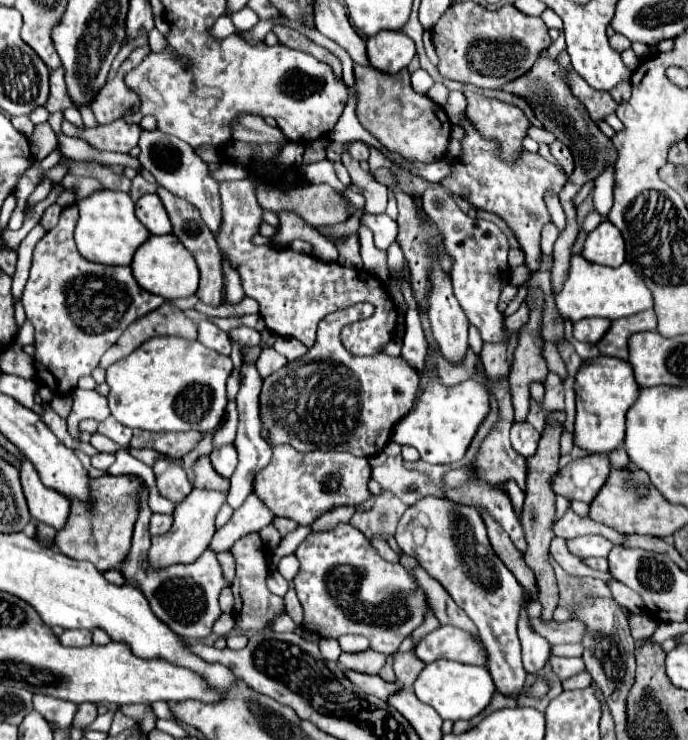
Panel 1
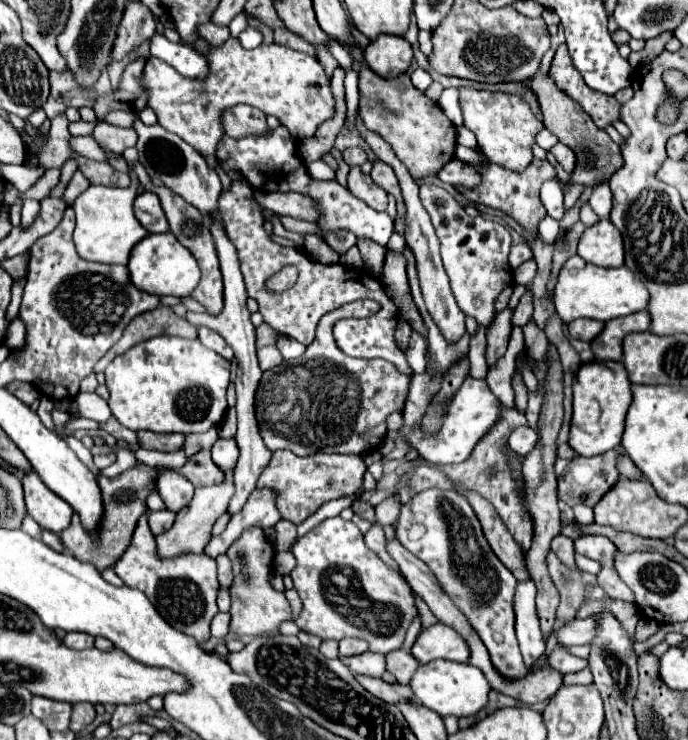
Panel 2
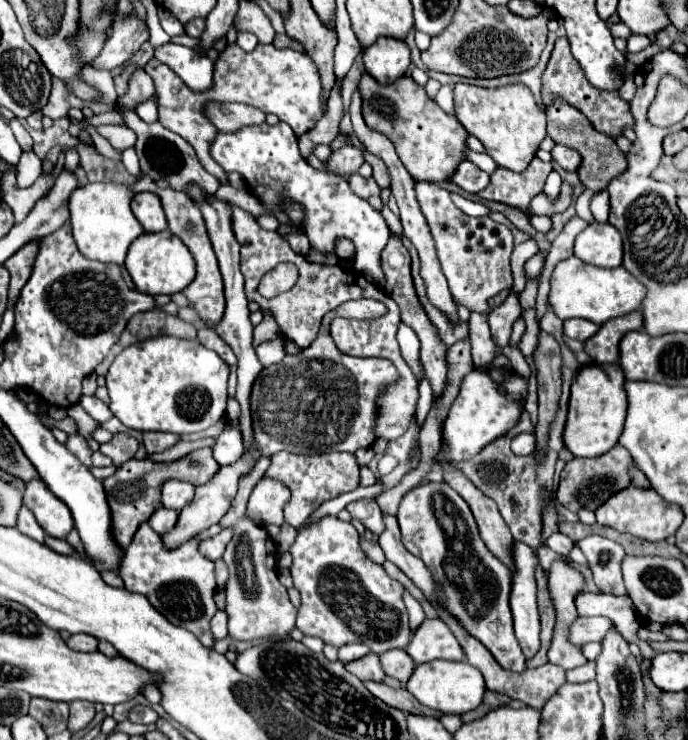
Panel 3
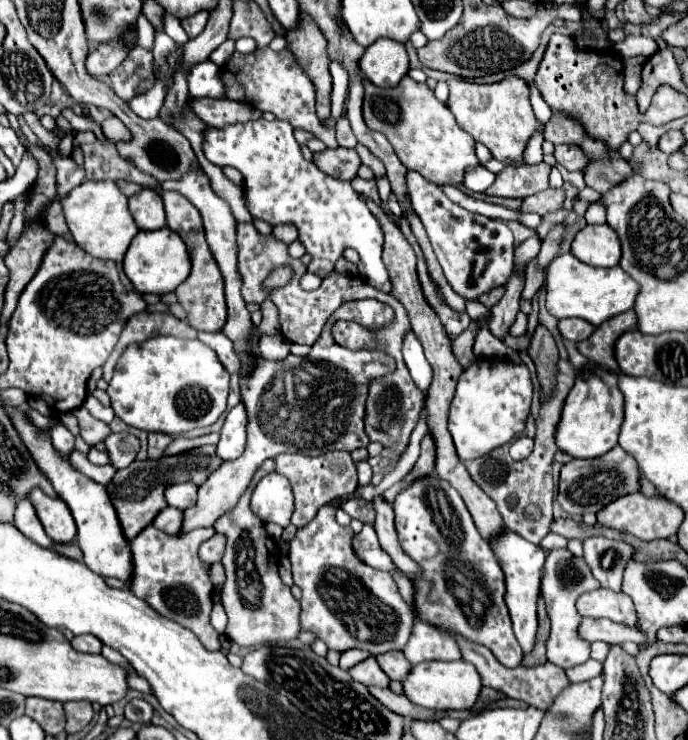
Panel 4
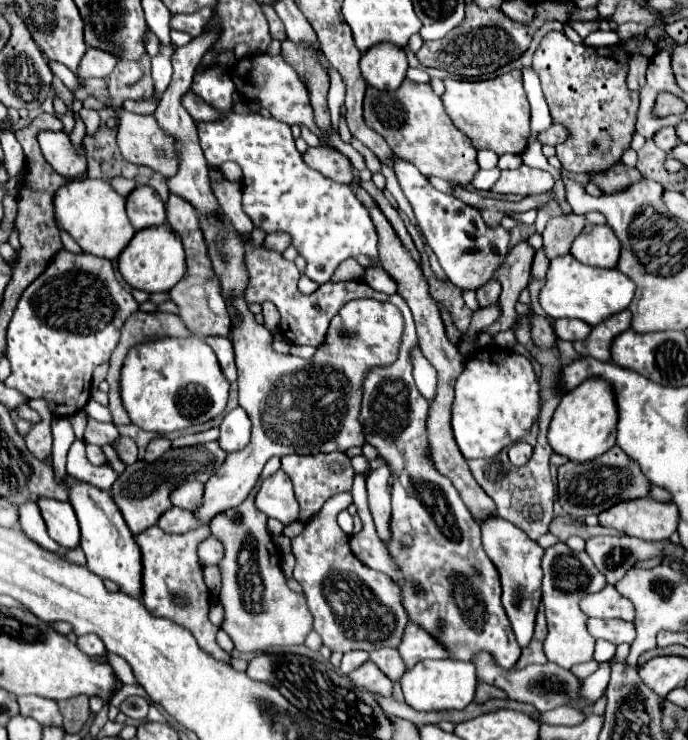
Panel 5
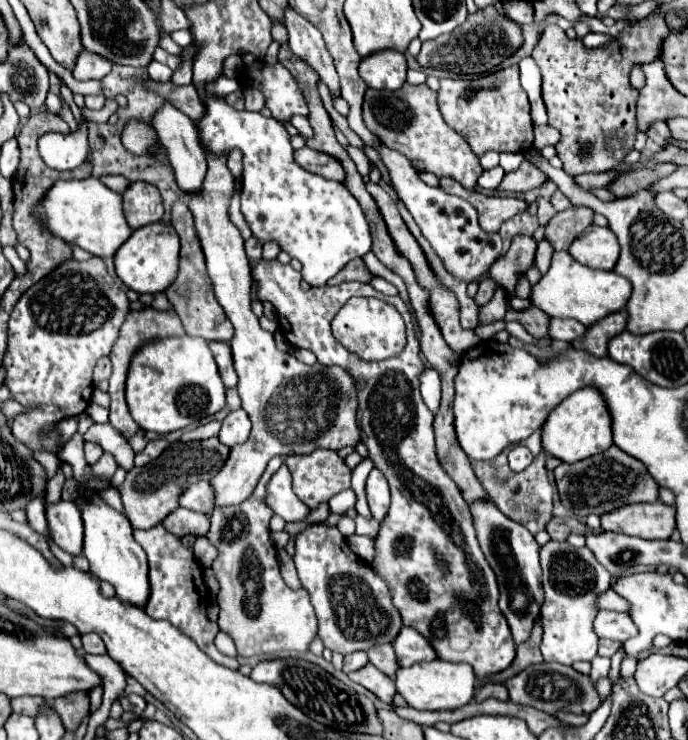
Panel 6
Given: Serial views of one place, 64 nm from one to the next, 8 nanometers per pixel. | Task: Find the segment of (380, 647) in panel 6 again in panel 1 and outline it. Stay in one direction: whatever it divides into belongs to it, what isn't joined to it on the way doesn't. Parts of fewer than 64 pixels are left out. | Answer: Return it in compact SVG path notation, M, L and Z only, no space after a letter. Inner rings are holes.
M396 652L392 654L392 660L394 660L394 674L398 678L398 684L410 690L416 676L424 668L424 662L418 660L414 652Z

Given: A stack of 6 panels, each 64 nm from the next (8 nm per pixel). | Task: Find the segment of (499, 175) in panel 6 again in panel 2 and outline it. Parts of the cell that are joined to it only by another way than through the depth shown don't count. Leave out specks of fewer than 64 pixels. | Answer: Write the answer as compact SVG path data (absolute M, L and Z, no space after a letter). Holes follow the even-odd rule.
M454 158L452 164L448 164L448 168L444 168L444 172L440 172L438 178L446 184L464 186L464 188L476 188L482 182L480 172L472 164L460 162L458 158Z

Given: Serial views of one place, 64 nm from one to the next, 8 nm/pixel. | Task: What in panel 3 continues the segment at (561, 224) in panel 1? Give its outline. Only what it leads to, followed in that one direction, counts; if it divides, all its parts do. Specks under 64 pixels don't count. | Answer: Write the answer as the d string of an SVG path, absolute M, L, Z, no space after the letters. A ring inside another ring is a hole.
M552 171L546 179L546 183L544 185L542 192L548 194L548 197L551 200L554 200L554 198L557 198L560 193L561 184L561 177L558 175L556 171Z

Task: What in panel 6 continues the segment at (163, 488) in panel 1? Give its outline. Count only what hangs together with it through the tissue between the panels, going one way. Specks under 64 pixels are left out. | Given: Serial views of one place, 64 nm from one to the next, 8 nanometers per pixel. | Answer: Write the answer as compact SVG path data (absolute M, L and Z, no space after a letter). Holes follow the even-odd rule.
M210 482L192 484L192 488L186 488L184 496L180 496L180 506L190 508L196 512L212 514L214 510L214 488Z

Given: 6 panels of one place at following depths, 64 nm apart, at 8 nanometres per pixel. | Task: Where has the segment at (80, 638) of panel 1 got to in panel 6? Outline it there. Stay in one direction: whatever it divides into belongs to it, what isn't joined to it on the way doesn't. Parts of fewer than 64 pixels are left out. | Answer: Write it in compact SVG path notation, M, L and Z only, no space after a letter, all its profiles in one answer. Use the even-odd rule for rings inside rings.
M84 634L82 644L88 654L106 654L106 646L98 634Z

